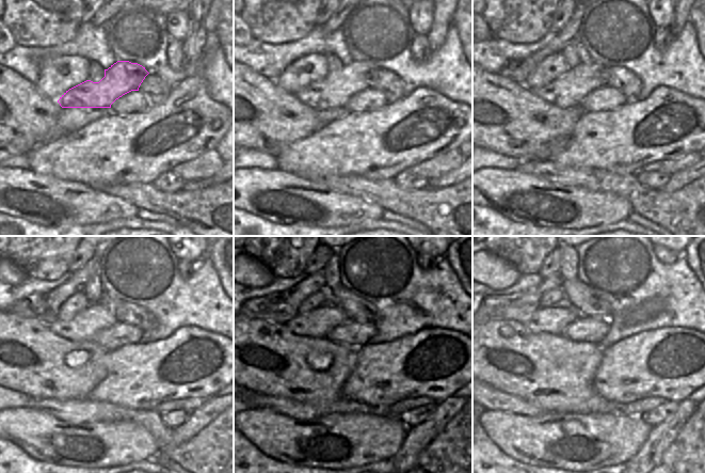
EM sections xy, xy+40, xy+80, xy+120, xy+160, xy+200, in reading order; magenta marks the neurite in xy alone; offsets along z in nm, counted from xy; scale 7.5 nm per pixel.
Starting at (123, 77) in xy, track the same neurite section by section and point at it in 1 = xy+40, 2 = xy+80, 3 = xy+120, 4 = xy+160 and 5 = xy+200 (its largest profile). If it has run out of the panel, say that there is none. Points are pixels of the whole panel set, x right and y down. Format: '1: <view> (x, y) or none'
1: xy+40 (335, 90)
2: xy+80 (567, 91)
3: xy+120 (86, 322)
4: xy+160 (318, 322)
5: xy+200 (553, 320)

